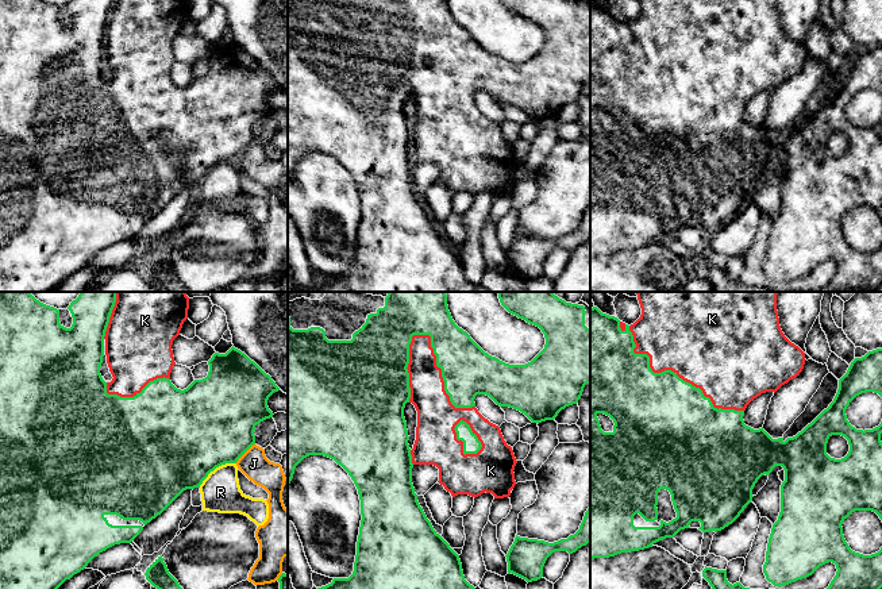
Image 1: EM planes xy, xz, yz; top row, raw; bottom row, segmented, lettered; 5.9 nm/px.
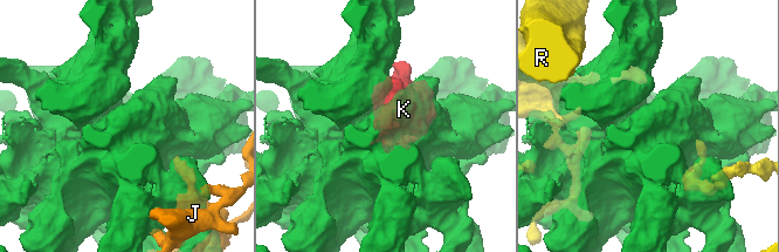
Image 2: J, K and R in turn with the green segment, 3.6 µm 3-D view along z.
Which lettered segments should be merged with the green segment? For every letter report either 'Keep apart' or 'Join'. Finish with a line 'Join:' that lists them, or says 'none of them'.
J: Keep apart
K: Join
R: Keep apart
Join: K

